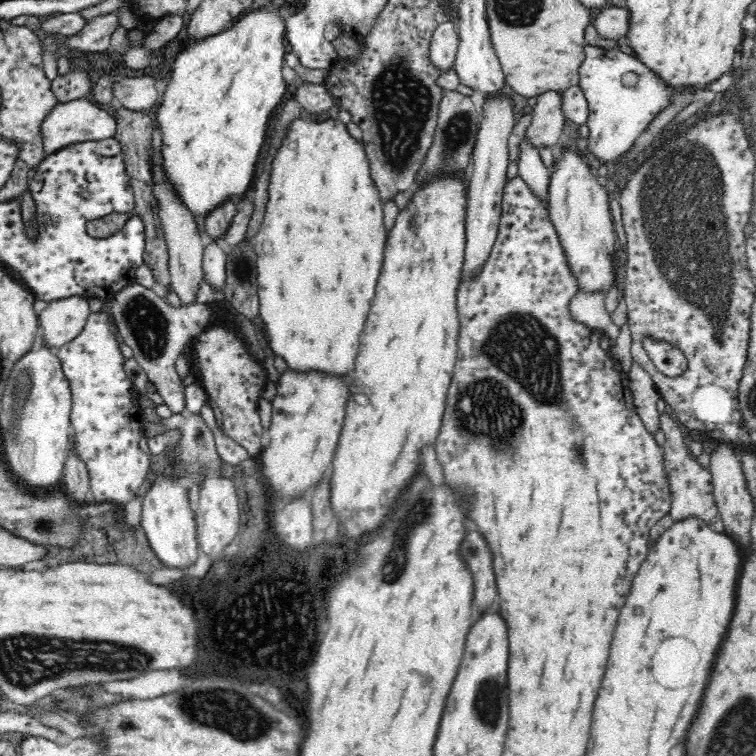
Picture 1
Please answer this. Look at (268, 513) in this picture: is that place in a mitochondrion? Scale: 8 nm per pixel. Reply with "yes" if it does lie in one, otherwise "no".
no

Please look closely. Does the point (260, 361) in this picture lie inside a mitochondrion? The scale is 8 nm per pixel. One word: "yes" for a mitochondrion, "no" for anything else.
no

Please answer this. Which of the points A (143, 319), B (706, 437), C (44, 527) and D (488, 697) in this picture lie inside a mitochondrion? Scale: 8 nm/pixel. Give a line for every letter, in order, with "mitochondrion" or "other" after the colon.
A: mitochondrion
B: other
C: mitochondrion
D: mitochondrion

